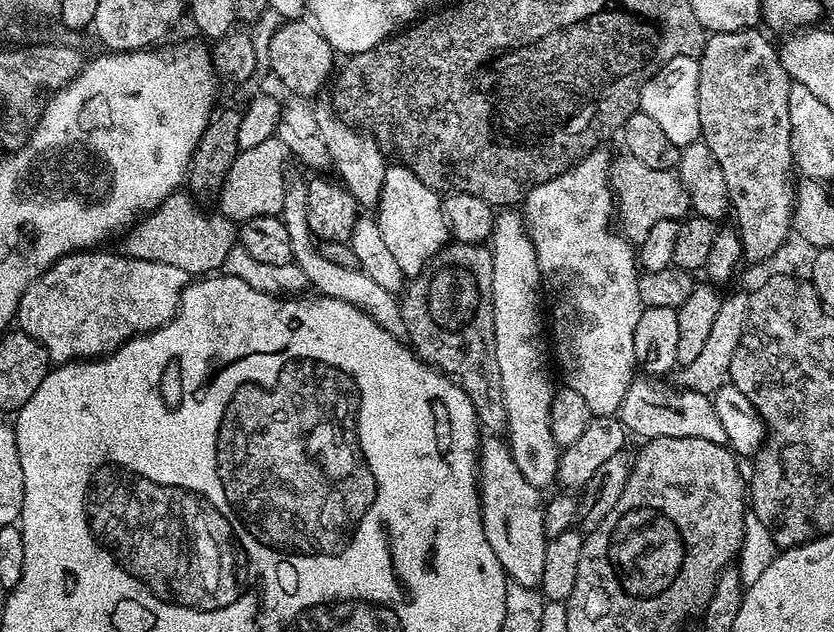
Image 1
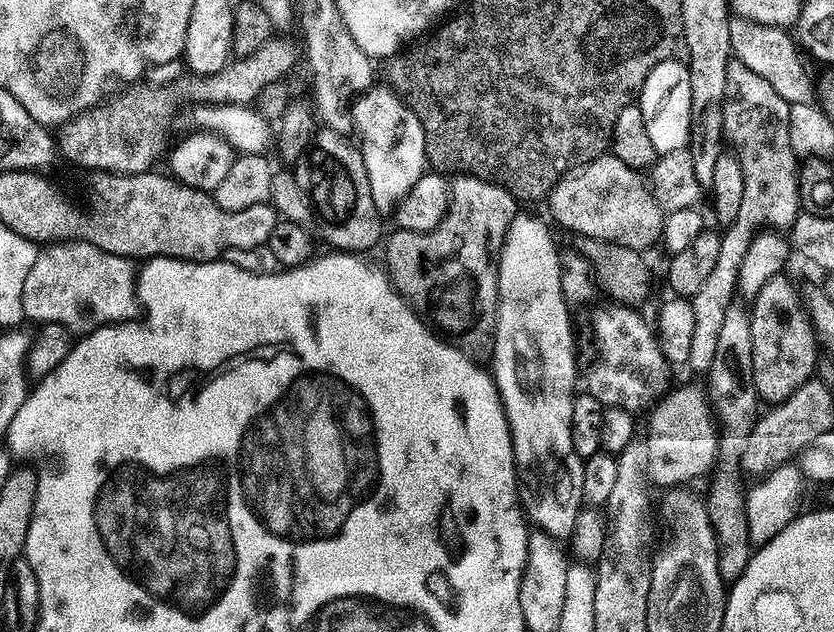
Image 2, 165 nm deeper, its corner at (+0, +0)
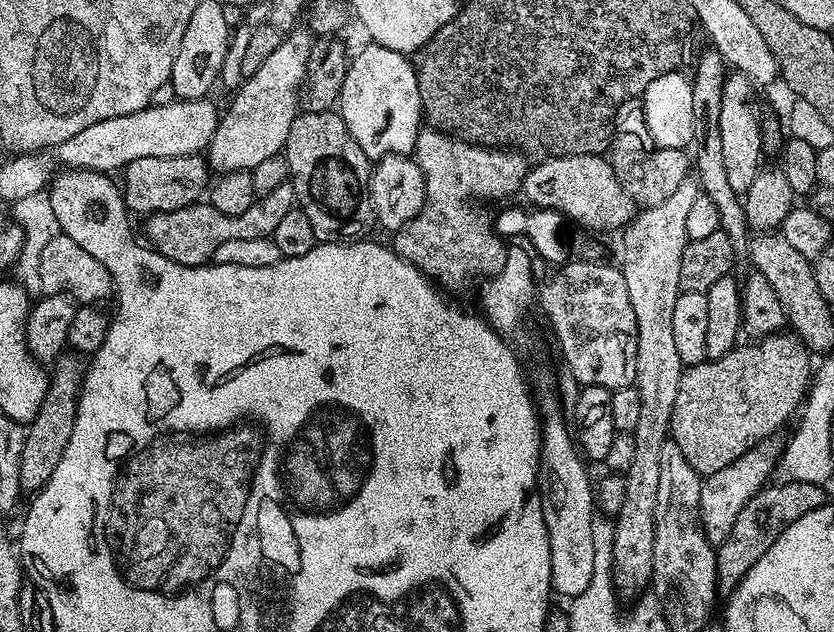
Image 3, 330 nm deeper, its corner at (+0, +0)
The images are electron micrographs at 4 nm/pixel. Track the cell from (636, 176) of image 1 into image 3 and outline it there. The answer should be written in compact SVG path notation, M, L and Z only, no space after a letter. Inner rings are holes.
M603 155L555 156L552 159L533 163L528 173L522 176L522 192L529 205L537 209L552 209L564 214L569 221L577 220L581 229L623 229L638 211L638 205L626 194L618 182L616 171Z

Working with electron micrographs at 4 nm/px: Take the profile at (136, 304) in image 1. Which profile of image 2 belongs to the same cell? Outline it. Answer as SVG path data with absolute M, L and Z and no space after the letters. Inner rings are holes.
M81 240L53 242L37 251L36 261L26 274L26 286L22 286L22 306L29 321L40 320L44 324L60 324L73 334L87 334L106 324L123 324L137 315L137 269L132 269L133 261L126 256L110 254L93 244Z

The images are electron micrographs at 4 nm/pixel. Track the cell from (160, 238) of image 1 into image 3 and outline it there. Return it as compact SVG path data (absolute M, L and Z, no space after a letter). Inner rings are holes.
M284 182L277 188L270 189L265 196L263 193L250 206L250 210L245 210L237 216L222 214L207 202L193 202L173 212L151 213L147 217L148 225L145 226L144 232L148 235L147 243L166 258L186 266L206 264L212 260L214 250L218 250L222 242L230 242L233 238L273 237L281 219L290 214L296 203L295 190L291 183Z

